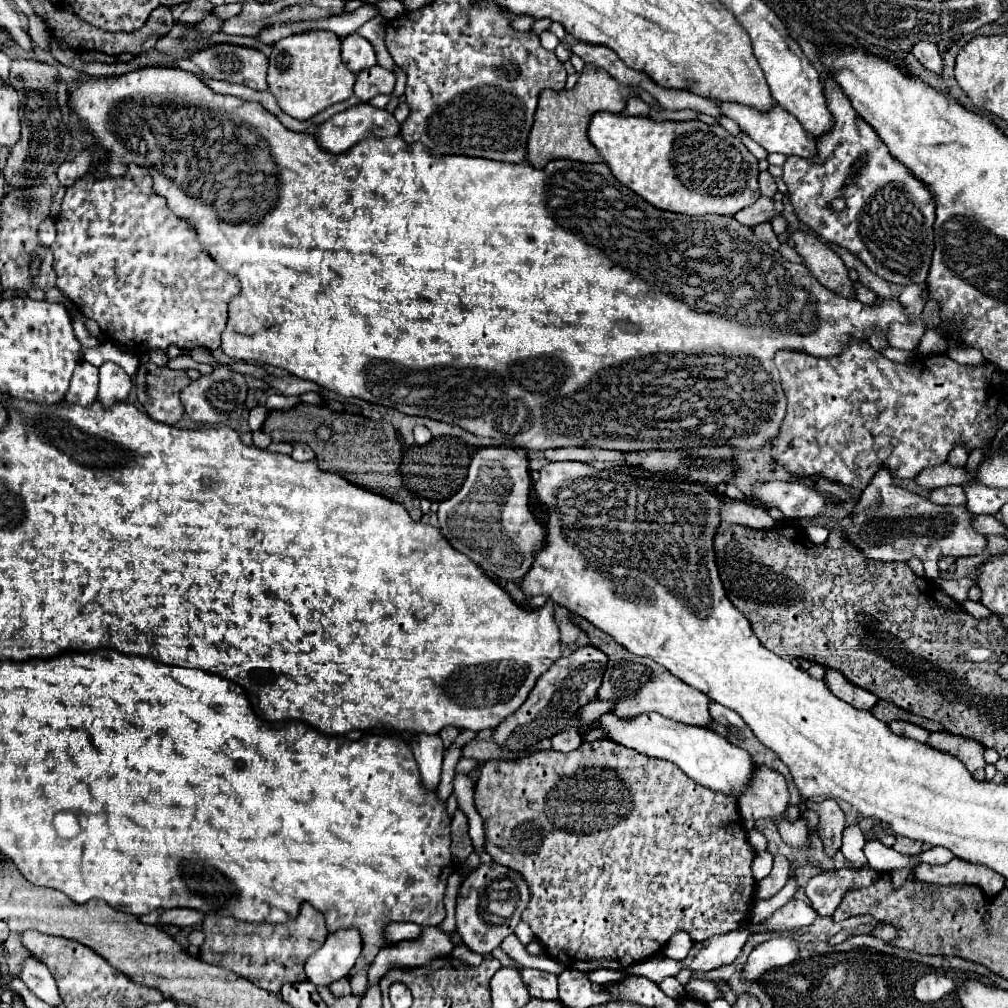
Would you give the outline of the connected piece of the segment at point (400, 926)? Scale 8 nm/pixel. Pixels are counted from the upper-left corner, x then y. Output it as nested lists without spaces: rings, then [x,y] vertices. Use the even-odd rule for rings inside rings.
[[[389,921],[383,929],[383,937],[387,937],[387,941],[405,941],[405,939],[417,939],[421,935],[421,925],[413,925],[413,923],[397,923],[397,921]]]

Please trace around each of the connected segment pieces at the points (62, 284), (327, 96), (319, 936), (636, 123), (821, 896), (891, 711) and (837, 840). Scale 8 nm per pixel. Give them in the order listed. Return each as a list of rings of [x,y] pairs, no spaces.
[[[129,165],[127,175],[115,177],[115,179],[97,179],[97,177],[91,177],[91,173],[87,173],[73,187],[67,187],[67,193],[65,193],[63,205],[61,205],[61,213],[55,221],[55,225],[57,225],[57,239],[53,245],[53,257],[55,257],[53,269],[57,273],[57,287],[81,309],[81,313],[87,319],[97,321],[105,339],[121,345],[123,349],[127,349],[133,355],[143,355],[143,353],[149,353],[153,349],[165,351],[169,345],[177,345],[185,351],[189,351],[191,347],[207,347],[211,351],[219,349],[221,333],[223,333],[225,323],[227,323],[227,303],[235,293],[239,293],[239,281],[235,281],[233,275],[223,273],[223,269],[219,269],[211,261],[211,257],[201,249],[195,233],[191,233],[191,227],[185,221],[181,221],[167,207],[167,201],[163,197],[153,193],[153,181],[145,169],[137,169],[137,165]]]
[[[305,31],[305,33],[283,37],[273,45],[273,51],[269,55],[267,83],[269,83],[269,91],[277,99],[279,107],[287,115],[291,115],[299,121],[305,121],[305,119],[315,117],[317,113],[321,113],[329,105],[335,105],[339,101],[347,101],[353,95],[355,73],[349,71],[341,59],[341,39],[335,33],[331,33],[331,31]]]
[[[303,903],[301,911],[295,919],[281,923],[281,925],[267,925],[267,923],[247,923],[235,917],[223,917],[217,913],[207,913],[203,921],[203,933],[205,933],[205,943],[201,947],[201,959],[211,963],[211,965],[223,965],[223,969],[233,969],[237,975],[255,981],[257,987],[263,987],[271,993],[279,993],[285,983],[297,983],[297,981],[307,981],[305,977],[305,961],[311,957],[317,949],[323,947],[323,941],[327,939],[327,927],[325,927],[325,917],[311,905]]]
[[[599,111],[589,123],[589,141],[609,165],[617,181],[631,187],[657,209],[685,215],[735,215],[753,205],[761,193],[757,185],[757,159],[719,123],[653,121]]]
[[[843,867],[843,869],[823,871],[813,879],[809,879],[807,897],[811,901],[811,907],[819,915],[831,917],[847,891],[869,887],[879,877],[881,877],[881,871],[875,871],[871,867],[863,867],[863,869]]]
[[[877,701],[875,707],[871,709],[871,713],[875,717],[881,717],[881,721],[893,721],[893,719],[901,719],[901,721],[909,721],[909,723],[915,723],[919,727],[925,727],[929,731],[943,731],[943,727],[931,719],[925,719],[925,717],[919,717],[919,715],[913,715],[913,713],[907,713],[895,705],[891,705],[889,701]]]
[[[827,799],[827,801],[821,801],[821,803],[807,800],[804,801],[804,804],[811,804],[812,809],[817,811],[817,815],[819,815],[817,833],[823,839],[827,853],[833,855],[841,847],[841,833],[847,827],[845,813],[841,811],[837,801],[833,801],[833,799]]]

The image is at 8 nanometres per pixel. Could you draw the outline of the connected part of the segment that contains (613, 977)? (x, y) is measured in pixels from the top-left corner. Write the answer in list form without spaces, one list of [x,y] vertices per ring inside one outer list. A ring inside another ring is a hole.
[[[597,969],[597,971],[591,971],[589,973],[589,979],[595,979],[597,985],[607,985],[611,981],[619,981],[619,977],[625,977],[627,973],[625,971],[607,971],[607,969]]]

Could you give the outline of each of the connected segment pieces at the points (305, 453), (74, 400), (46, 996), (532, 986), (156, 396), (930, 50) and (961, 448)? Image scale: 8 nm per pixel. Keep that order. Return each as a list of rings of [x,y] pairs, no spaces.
[[[295,445],[291,457],[293,457],[295,461],[313,461],[313,459],[315,459],[315,453],[313,453],[307,445]]]
[[[81,361],[71,377],[71,387],[63,399],[65,405],[89,407],[97,399],[97,367]]]
[[[29,955],[29,957],[23,961],[19,979],[21,979],[41,1001],[45,1001],[45,1003],[49,1003],[49,1005],[53,1005],[53,1007],[61,1003],[61,997],[59,997],[59,993],[57,993],[55,979],[51,977],[49,969],[47,969],[39,959],[35,959],[33,955]]]
[[[523,967],[523,981],[525,981],[531,997],[557,999],[557,975],[555,973]]]
[[[141,363],[135,375],[139,403],[151,419],[167,425],[175,425],[183,417],[179,393],[189,383],[191,379],[183,369],[175,371],[155,363]]]
[[[917,41],[917,43],[913,43],[911,53],[913,53],[929,71],[941,73],[943,61],[941,61],[941,55],[939,55],[935,43],[931,43],[931,41]]]
[[[957,443],[955,447],[953,447],[953,451],[949,453],[949,463],[951,465],[965,465],[967,463],[967,457],[969,457],[969,451],[967,451],[967,447],[963,445],[963,443]]]

